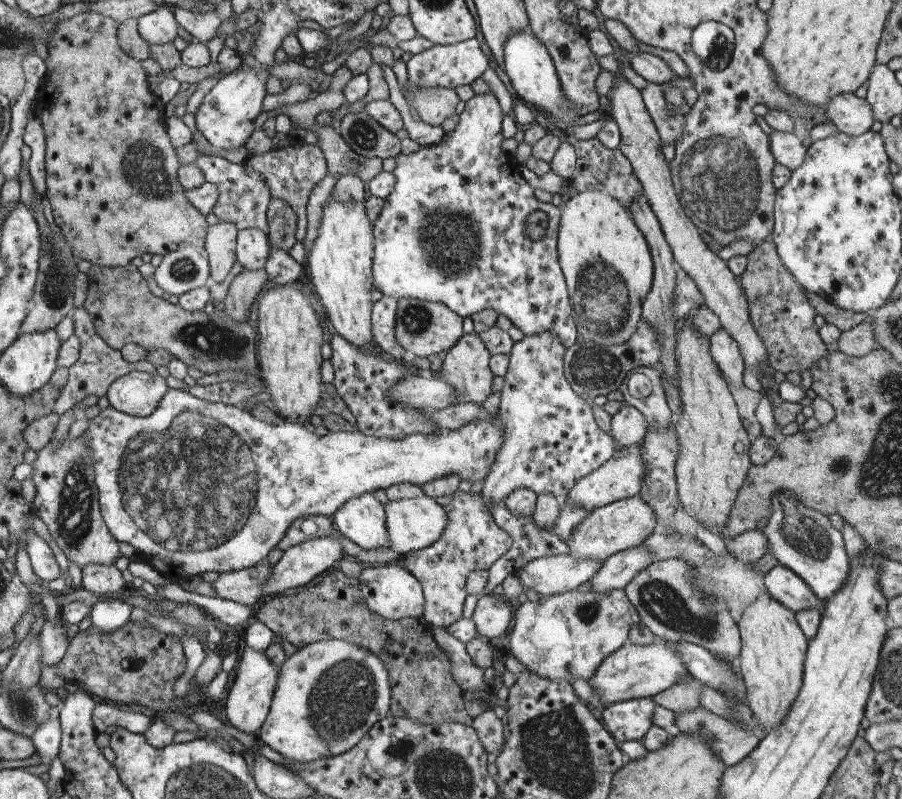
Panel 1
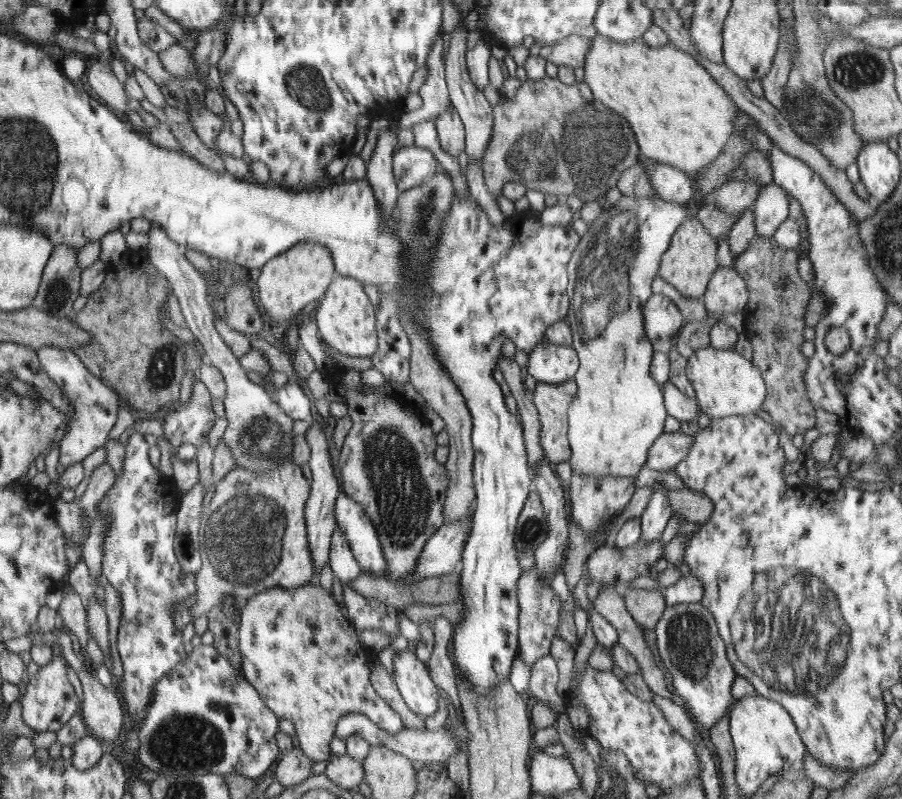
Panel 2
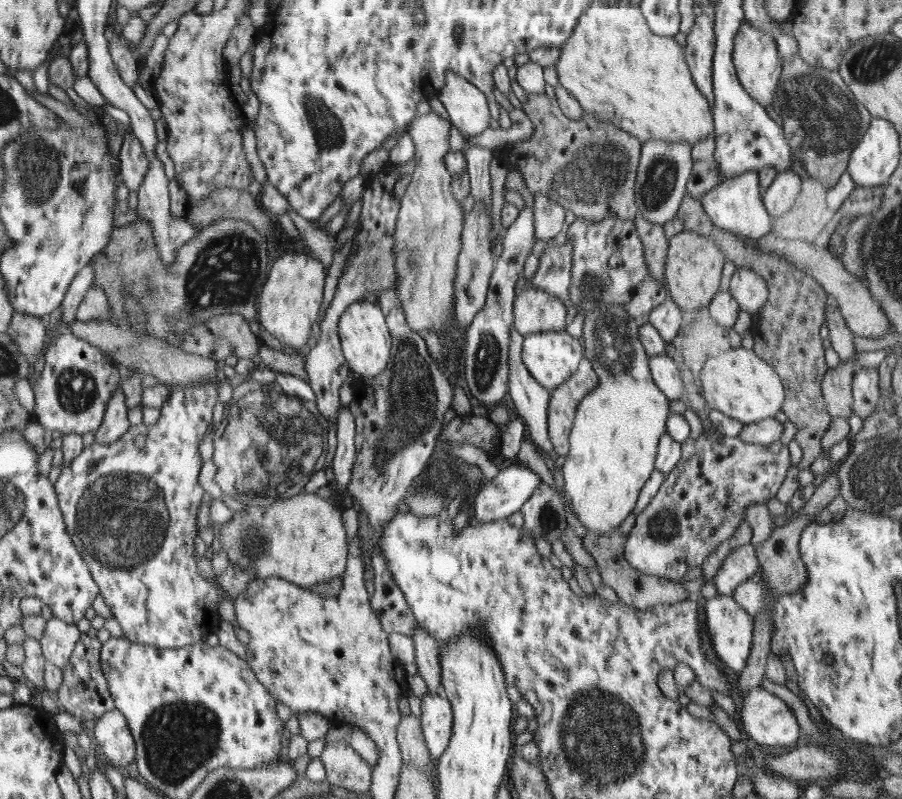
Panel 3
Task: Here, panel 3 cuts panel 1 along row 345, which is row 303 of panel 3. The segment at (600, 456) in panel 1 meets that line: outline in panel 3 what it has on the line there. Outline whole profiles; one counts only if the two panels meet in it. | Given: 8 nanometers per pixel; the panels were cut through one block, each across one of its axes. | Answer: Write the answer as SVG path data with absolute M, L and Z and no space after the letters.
M527 283L514 298L514 326L523 337L538 332L560 332L569 322L560 298Z

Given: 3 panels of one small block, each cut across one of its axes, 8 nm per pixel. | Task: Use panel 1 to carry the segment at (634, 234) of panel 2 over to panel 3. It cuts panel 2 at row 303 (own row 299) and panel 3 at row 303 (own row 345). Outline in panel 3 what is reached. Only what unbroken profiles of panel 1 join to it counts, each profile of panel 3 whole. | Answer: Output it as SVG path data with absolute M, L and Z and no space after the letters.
M612 301L601 303L602 312L593 310L584 316L583 357L592 362L599 383L581 401L576 409L575 426L570 436L570 454L563 466L564 489L578 520L595 534L609 534L617 528L635 508L640 492L655 471L659 440L666 432L668 417L672 414L672 400L655 383L651 358L639 338L640 326L648 324L648 318L632 317L628 311Z

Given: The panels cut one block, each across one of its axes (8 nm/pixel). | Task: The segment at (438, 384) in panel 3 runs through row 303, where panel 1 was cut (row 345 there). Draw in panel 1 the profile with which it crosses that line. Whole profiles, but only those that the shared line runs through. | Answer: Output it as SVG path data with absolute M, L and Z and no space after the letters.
M382 296L372 308L372 336L381 352L390 358L405 360L409 356L396 340L396 321L397 300L390 296Z

